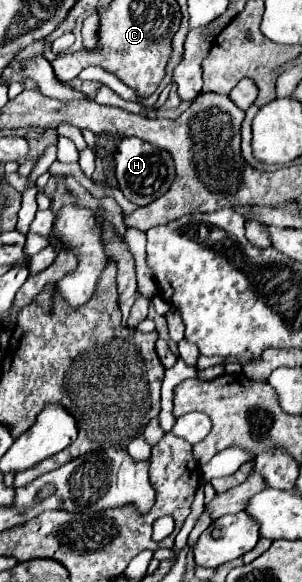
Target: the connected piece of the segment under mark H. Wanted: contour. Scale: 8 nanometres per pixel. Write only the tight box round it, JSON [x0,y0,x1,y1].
[114,137,176,207]

